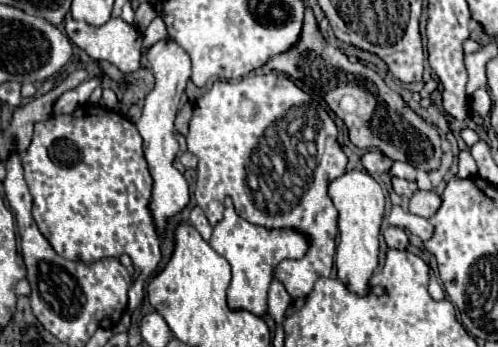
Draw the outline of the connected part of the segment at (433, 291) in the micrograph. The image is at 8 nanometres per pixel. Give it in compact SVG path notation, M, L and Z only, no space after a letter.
M431 272L431 282L429 282L429 294L433 300L443 300L445 298L445 292L443 292L443 286L439 282L439 278L435 276L435 272Z

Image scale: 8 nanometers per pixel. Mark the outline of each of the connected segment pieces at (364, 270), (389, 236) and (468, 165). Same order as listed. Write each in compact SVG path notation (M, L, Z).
M349 170L329 184L329 196L339 212L339 244L335 254L337 278L357 296L375 294L369 280L379 264L379 234L385 214L383 190L367 172Z
M389 226L389 228L383 232L383 238L385 238L387 246L389 246L389 248L395 248L395 250L405 250L407 244L409 244L405 230L395 228L395 226Z
M461 150L457 176L459 176L459 178L471 178L471 176L475 176L475 174L477 174L477 164L475 164L471 152L469 152L469 150Z

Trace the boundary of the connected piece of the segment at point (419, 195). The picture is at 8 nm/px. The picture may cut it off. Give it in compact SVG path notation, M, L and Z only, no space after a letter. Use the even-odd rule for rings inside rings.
M417 190L411 196L409 212L411 214L417 214L417 216L423 216L423 218L431 218L439 210L439 204L441 204L441 196L439 194Z

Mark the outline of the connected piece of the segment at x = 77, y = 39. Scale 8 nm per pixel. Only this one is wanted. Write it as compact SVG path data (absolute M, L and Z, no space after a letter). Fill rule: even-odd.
M67 18L65 20L65 32L67 36L81 48L85 50L91 58L95 60L105 60L113 66L117 66L121 72L135 72L139 68L139 58L141 58L141 40L143 36L139 34L139 30L127 22L123 22L121 18L111 18L107 24L103 26L91 26L91 24L85 24L81 20L75 20L75 18Z

